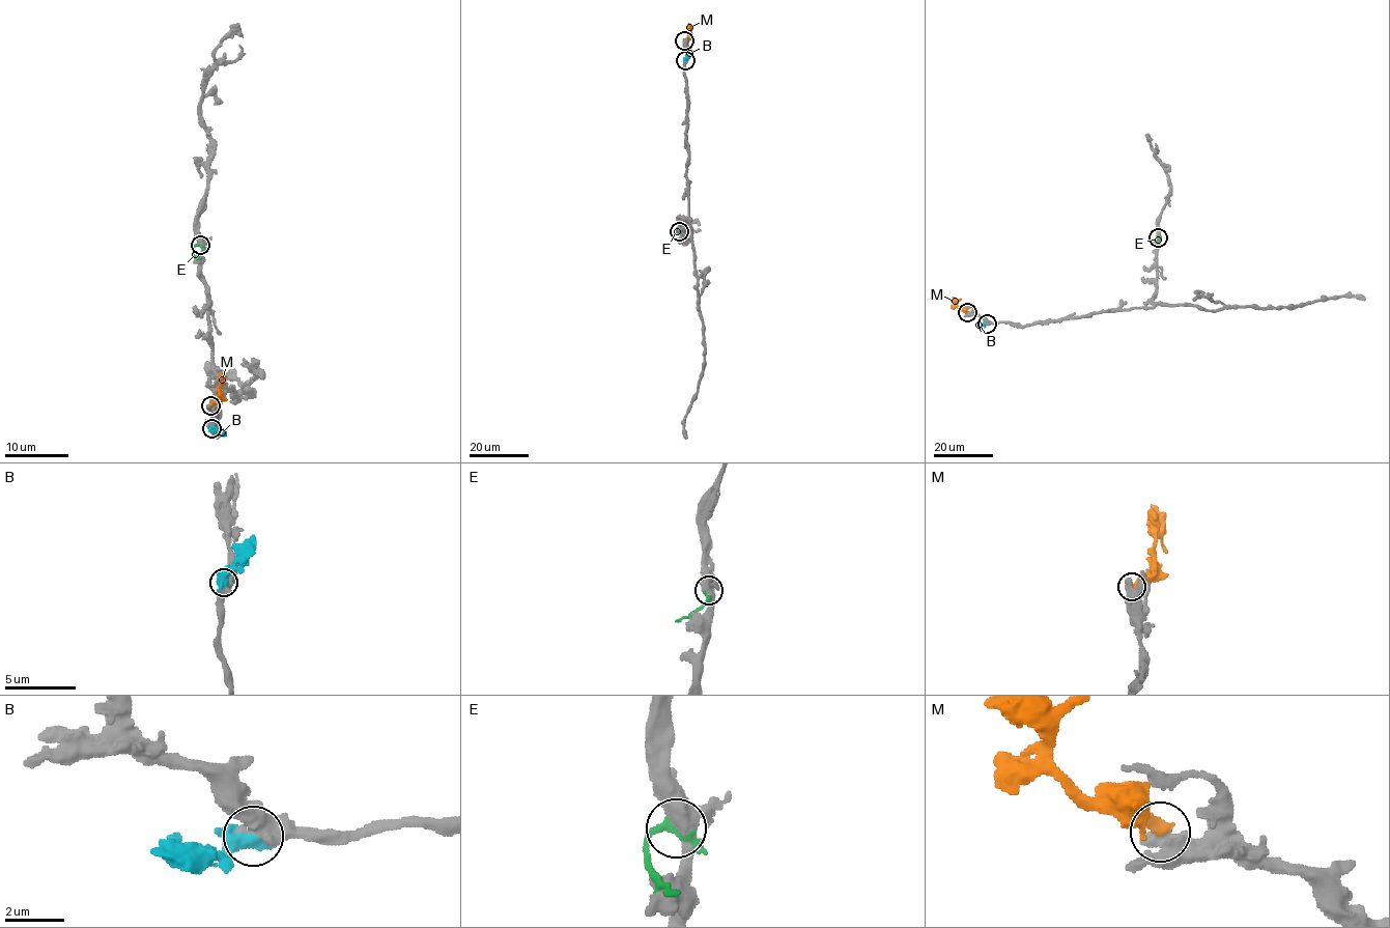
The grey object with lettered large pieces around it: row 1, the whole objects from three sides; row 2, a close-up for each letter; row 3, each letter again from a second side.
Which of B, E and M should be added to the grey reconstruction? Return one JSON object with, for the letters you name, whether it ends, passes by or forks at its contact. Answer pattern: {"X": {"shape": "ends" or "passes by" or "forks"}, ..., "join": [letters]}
{"B": {"shape": "passes by"}, "join": ["B"]}

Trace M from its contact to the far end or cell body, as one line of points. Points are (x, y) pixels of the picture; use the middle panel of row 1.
M: (684, 40), (688, 35), (688, 24)

